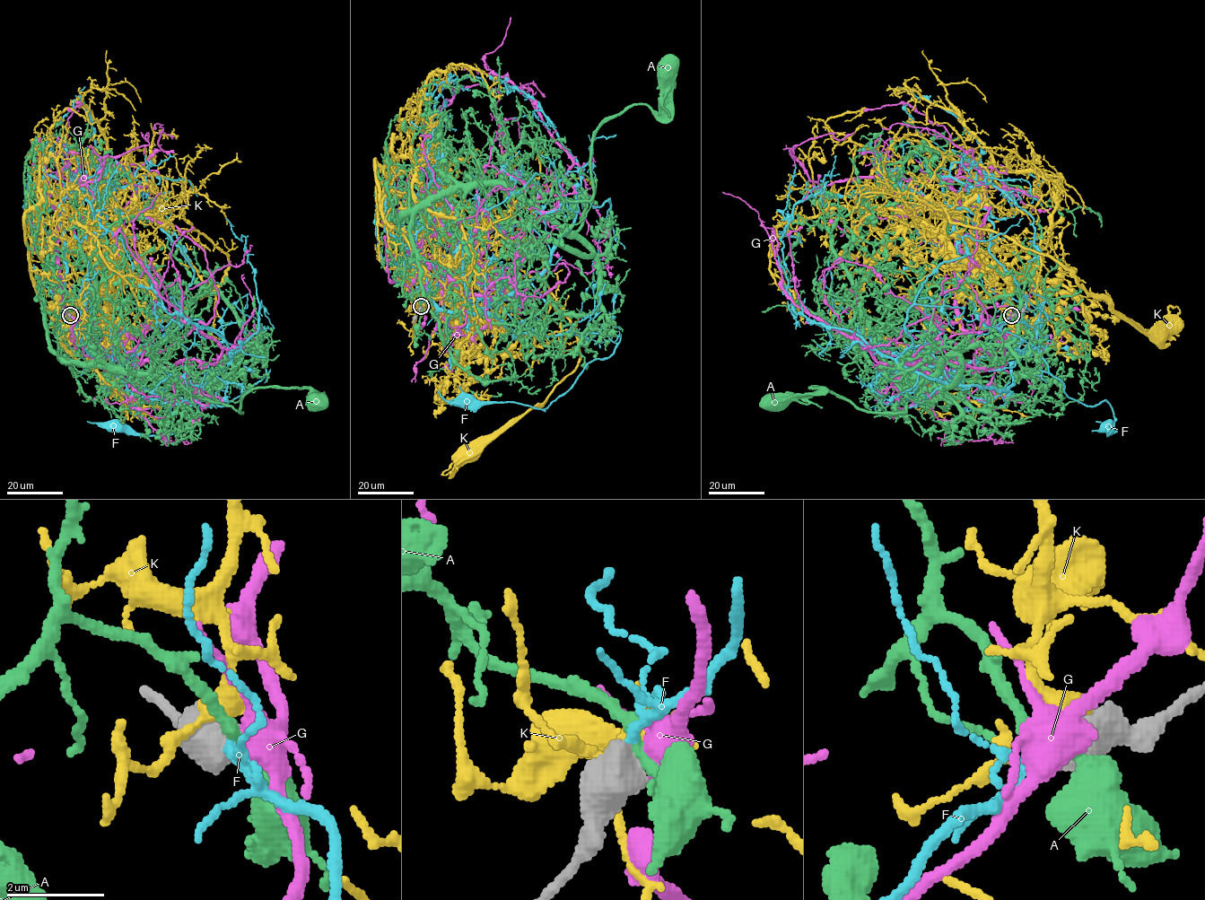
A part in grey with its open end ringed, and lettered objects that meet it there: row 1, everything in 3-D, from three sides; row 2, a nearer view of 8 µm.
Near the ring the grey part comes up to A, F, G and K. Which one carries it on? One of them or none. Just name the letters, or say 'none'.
F

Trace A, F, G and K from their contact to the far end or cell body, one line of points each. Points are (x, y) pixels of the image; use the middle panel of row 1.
A: (421, 306), (402, 292), (419, 209), (484, 186), (589, 201), (598, 129), (633, 105), (660, 113), (667, 68)
F: (421, 306), (427, 295), (440, 308), (489, 314), (523, 333), (604, 333), (616, 343), (545, 408), (469, 398)
G: (422, 308), (431, 266), (467, 292), (529, 300), (569, 270), (419, 280), (418, 226), (432, 192), (419, 156)
K: (420, 308), (425, 283), (455, 301), (466, 240), (534, 240), (548, 292), (575, 334), (577, 367), (472, 456)

